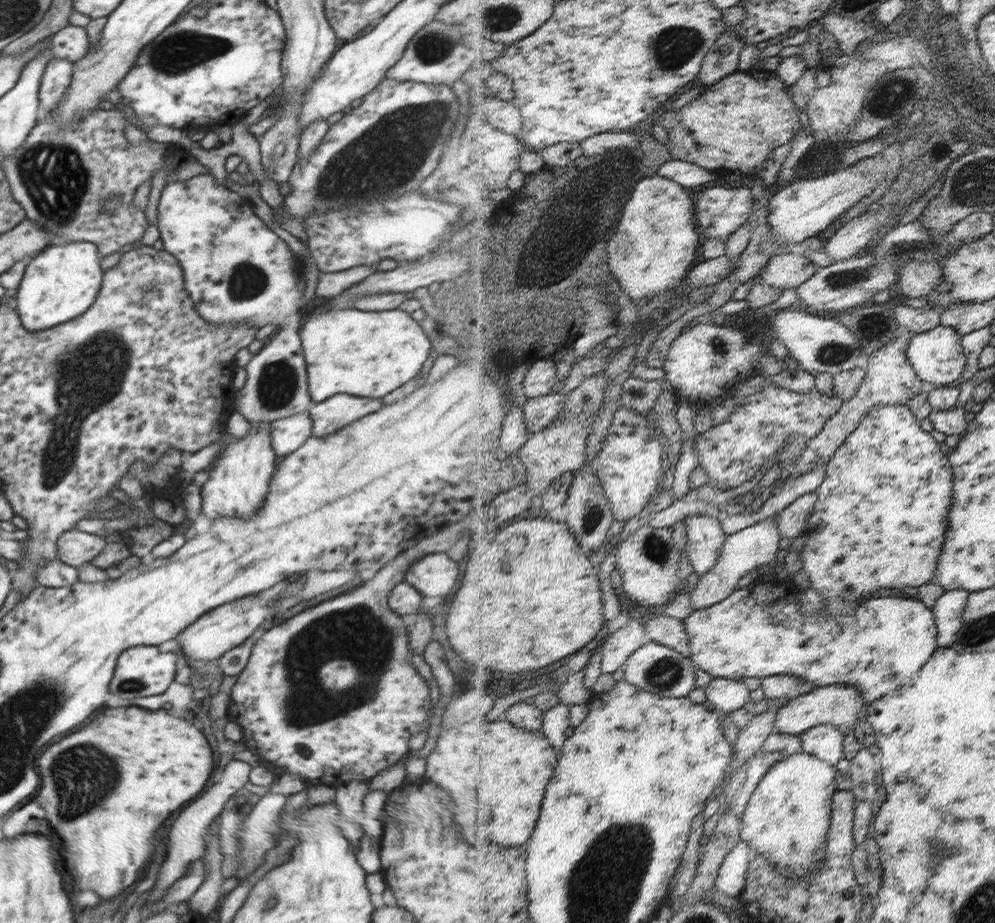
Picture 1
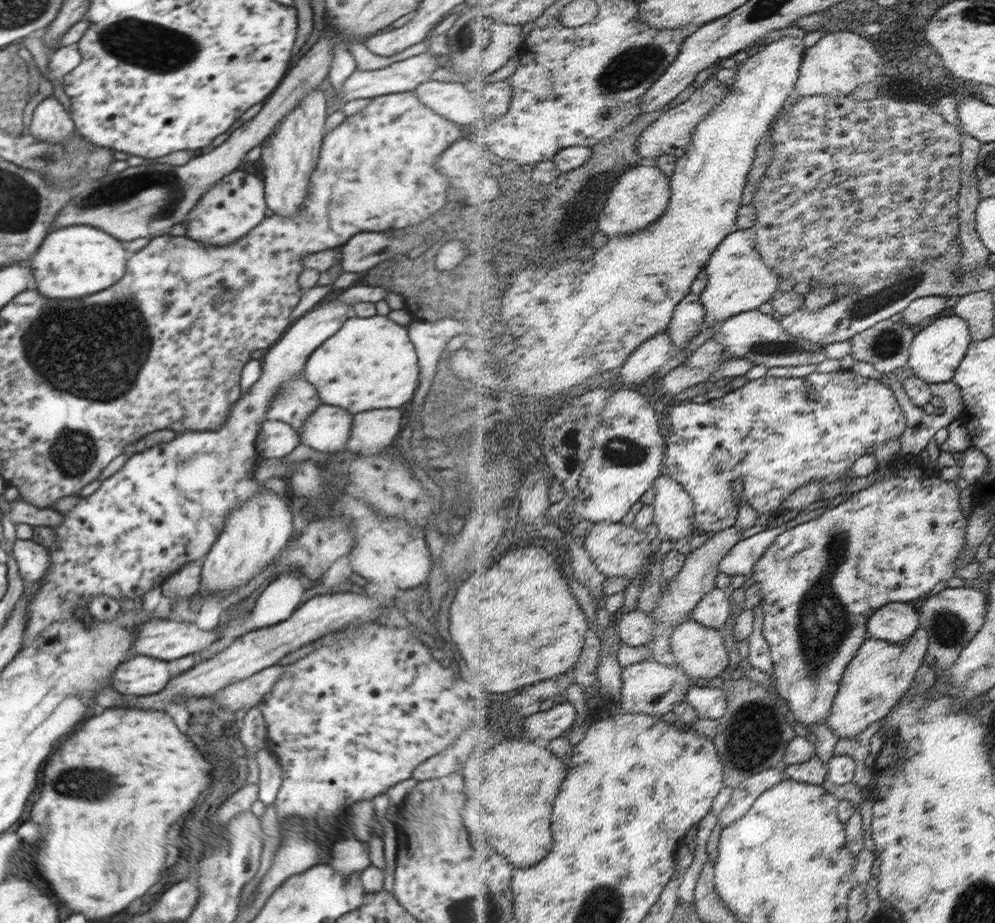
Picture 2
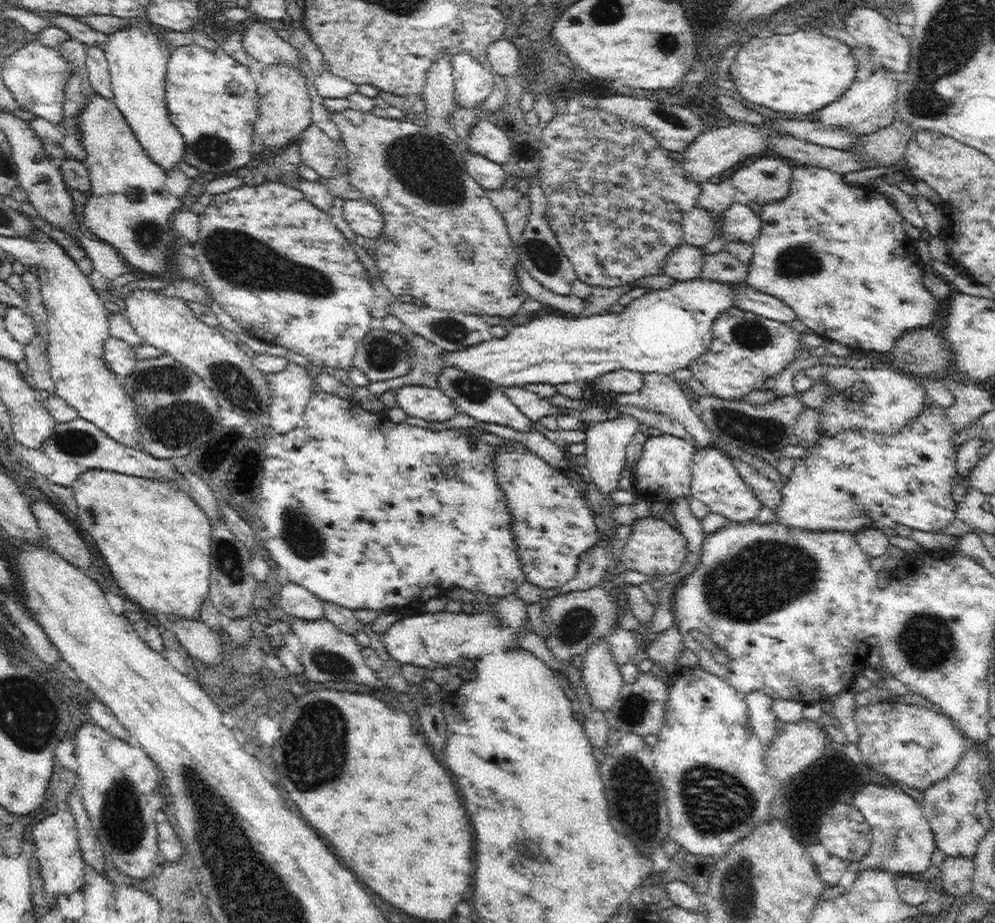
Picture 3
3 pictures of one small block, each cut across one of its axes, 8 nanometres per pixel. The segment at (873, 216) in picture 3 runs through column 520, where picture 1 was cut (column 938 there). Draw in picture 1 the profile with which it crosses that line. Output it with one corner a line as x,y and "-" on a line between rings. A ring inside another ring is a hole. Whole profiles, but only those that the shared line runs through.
944,325
914,335
912,342
910,342
910,348
908,348
908,359
918,372
918,377
928,387
944,386
958,380
964,373
968,361
961,343
961,336
955,328

